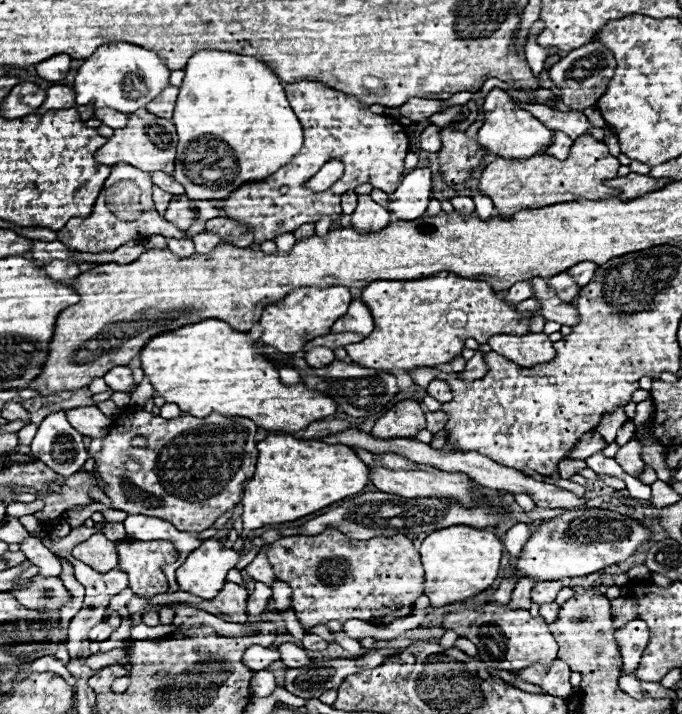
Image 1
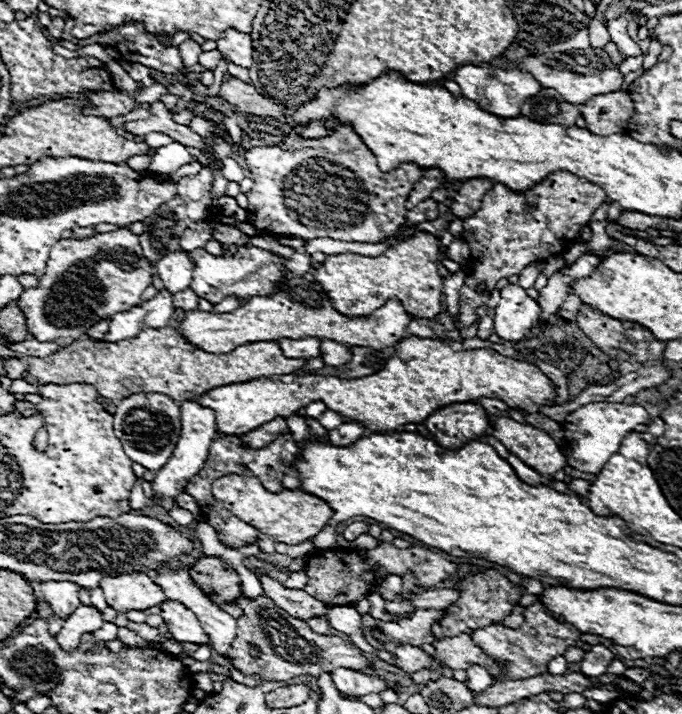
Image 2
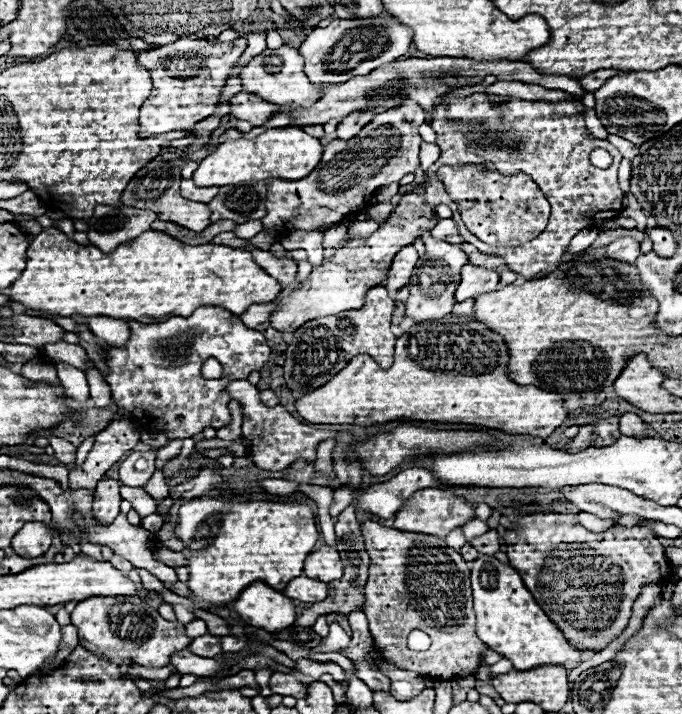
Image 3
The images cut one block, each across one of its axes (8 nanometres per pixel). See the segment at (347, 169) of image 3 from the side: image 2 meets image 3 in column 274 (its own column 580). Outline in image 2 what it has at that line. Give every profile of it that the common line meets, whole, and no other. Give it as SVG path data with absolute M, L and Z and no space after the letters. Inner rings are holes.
M554 172L536 184L536 188L528 188L528 192L512 192L510 188L504 188L504 184L494 184L482 198L480 210L464 220L464 238L482 246L470 246L472 276L466 278L466 286L474 290L474 294L460 296L460 320L454 322L456 328L474 324L476 308L489 300L490 291L483 295L476 292L478 284L486 284L486 288L492 290L500 278L520 274L532 262L564 252L580 230L588 226L594 210L606 200L602 188L572 176L570 172Z

